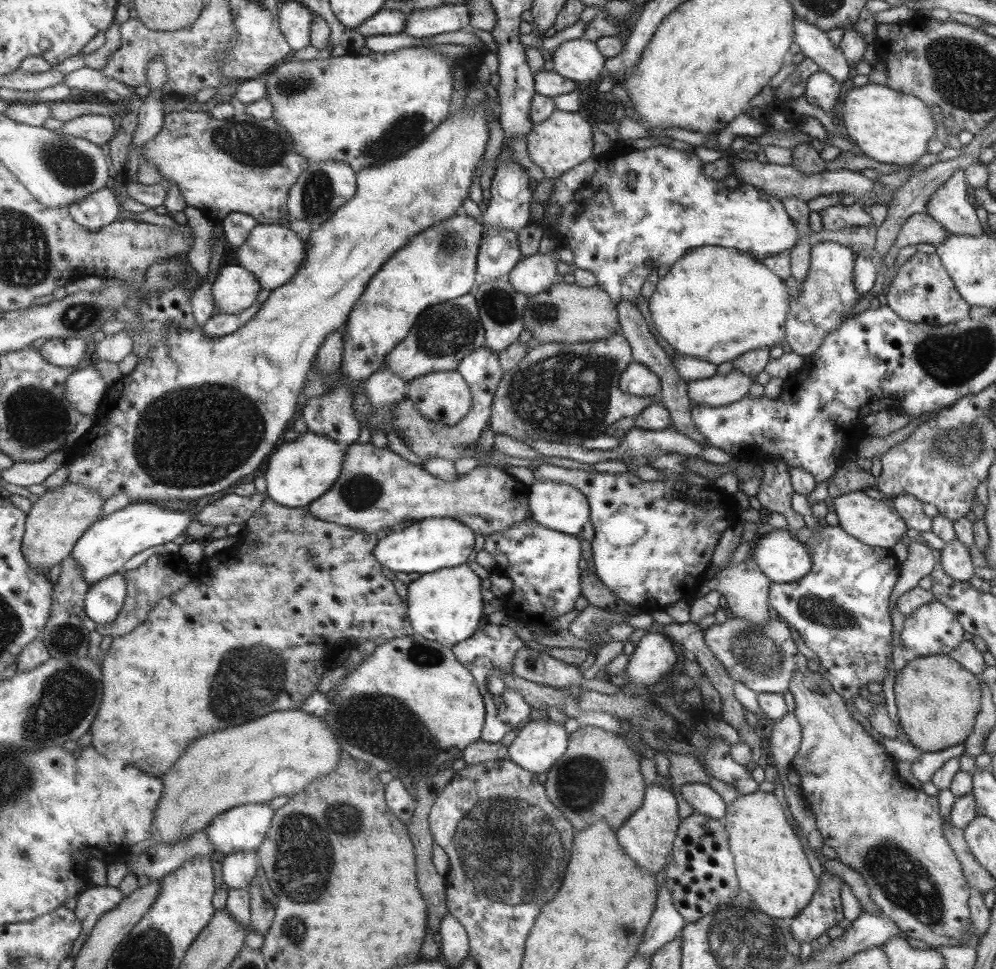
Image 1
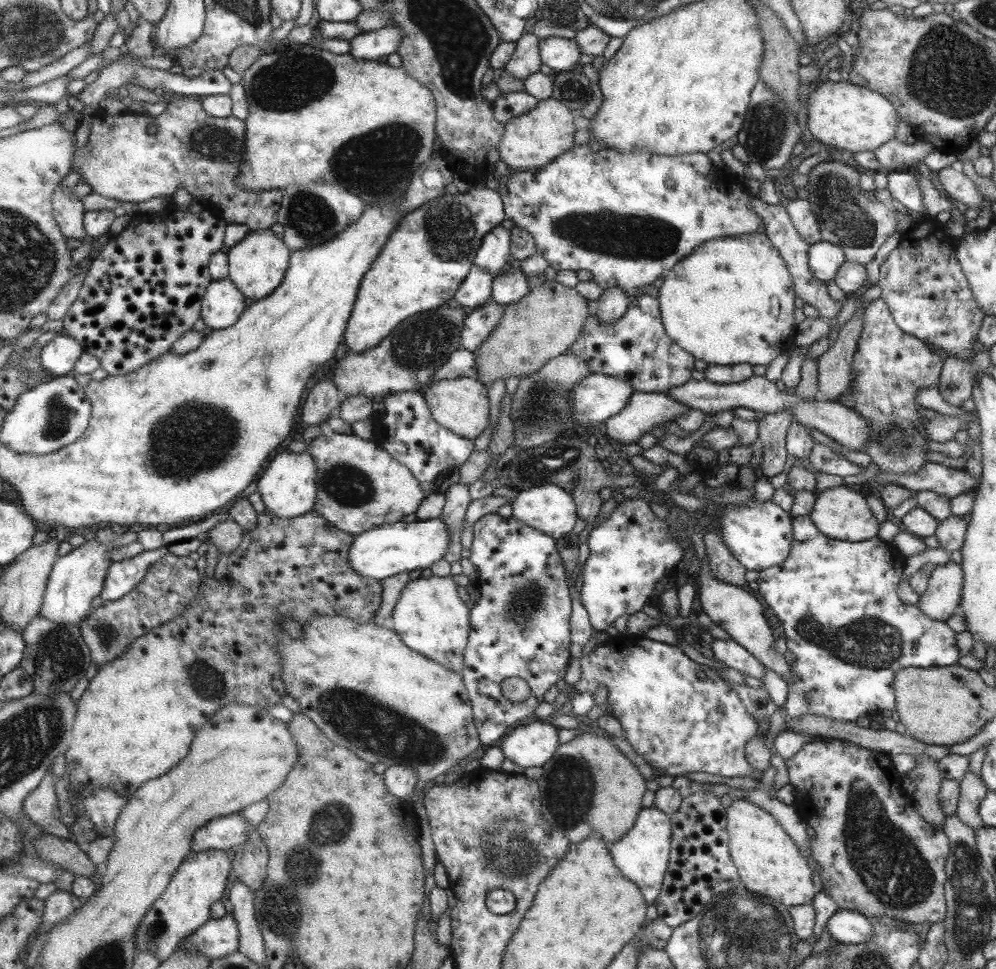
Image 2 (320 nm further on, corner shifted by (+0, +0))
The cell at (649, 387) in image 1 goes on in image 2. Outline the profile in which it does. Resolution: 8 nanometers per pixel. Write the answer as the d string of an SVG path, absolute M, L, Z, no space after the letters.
M591 373L575 383L570 392L570 411L577 432L584 434L590 424L604 422L617 414L627 404L632 392L628 382L601 373Z

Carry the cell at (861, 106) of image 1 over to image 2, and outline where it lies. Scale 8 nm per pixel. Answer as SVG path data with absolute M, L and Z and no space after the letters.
M825 81L807 96L806 126L817 142L849 153L873 152L893 139L898 110L881 93L848 81Z

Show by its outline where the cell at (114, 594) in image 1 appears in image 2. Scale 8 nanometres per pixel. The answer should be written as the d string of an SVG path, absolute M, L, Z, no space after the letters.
M163 545L159 550L143 551L131 559L113 563L101 596L103 604L132 594L136 586L147 577L151 565L157 564L169 552L166 545Z

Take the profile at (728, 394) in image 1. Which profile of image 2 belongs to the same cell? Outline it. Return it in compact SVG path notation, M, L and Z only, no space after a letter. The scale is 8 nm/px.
M633 391L627 404L617 414L604 421L605 432L607 438L611 438L612 444L616 447L637 443L639 438L654 424L671 421L673 418L685 414L687 410L690 410L689 405L681 404L665 393Z

